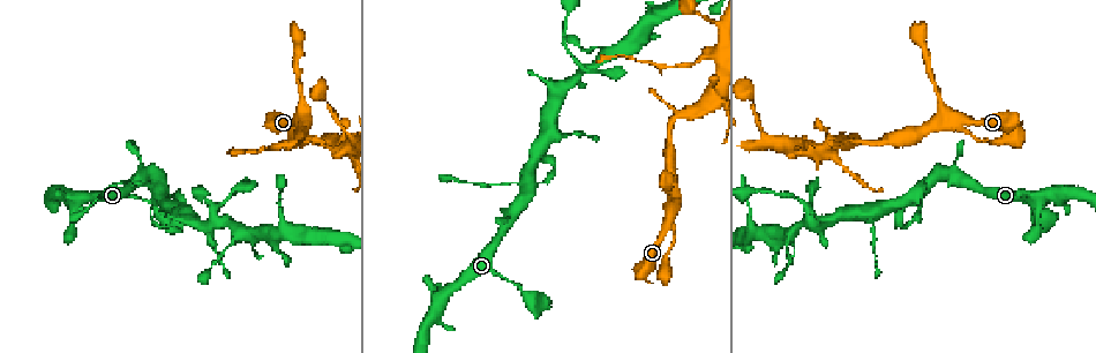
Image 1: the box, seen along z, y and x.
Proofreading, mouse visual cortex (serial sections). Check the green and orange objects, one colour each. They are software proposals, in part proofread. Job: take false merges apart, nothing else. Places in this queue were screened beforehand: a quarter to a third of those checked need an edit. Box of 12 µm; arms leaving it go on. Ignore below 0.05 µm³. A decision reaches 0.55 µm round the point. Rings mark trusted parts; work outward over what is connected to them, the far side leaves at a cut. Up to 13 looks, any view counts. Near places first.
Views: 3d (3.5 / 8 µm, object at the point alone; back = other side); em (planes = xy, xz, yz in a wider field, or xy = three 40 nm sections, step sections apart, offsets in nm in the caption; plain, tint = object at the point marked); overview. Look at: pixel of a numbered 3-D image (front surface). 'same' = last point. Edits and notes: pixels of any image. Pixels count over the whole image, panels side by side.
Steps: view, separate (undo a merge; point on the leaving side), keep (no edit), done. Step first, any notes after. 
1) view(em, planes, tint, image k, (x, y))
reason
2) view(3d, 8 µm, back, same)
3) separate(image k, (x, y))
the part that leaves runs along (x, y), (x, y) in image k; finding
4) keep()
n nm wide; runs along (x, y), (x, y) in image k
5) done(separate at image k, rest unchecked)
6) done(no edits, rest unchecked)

view(3d, 3.5 µm, image 1, (444, 297))
looks like a crossing

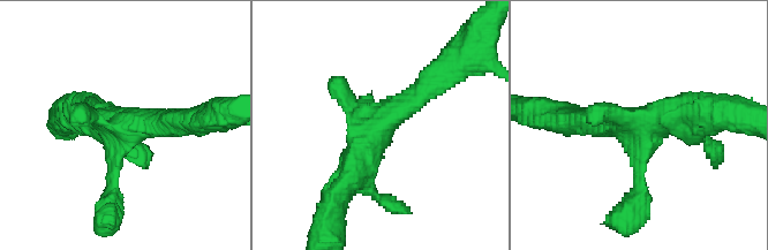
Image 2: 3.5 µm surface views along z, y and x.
view(em, xy, step 3, tint, image 2, (376, 129))
need the tissue

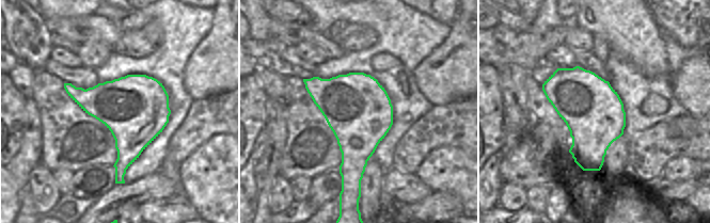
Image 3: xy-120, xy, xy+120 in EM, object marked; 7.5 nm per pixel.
keep()
runs along (436, 80), (371, 133), (340, 192) in image 2; all the same cell

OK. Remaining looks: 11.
view(3d, 3.5 µm, image 1, (529, 184))
arms part here

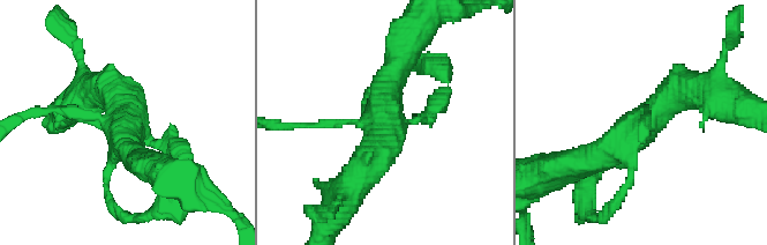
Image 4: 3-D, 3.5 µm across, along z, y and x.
view(em, xy, step 5, tint, image 4, (385, 122))
shape alone is not enough

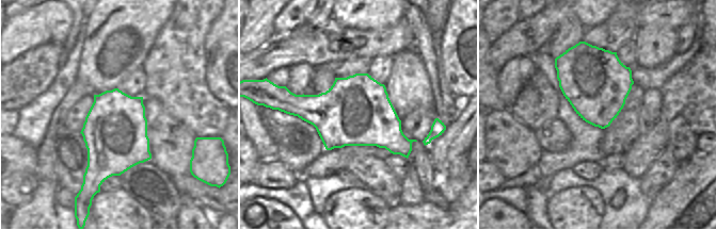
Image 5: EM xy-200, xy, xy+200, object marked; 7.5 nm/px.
keep()
one cell here

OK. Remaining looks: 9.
view(3d, 3.5 µm, image 1, (953, 119))
four-way junction

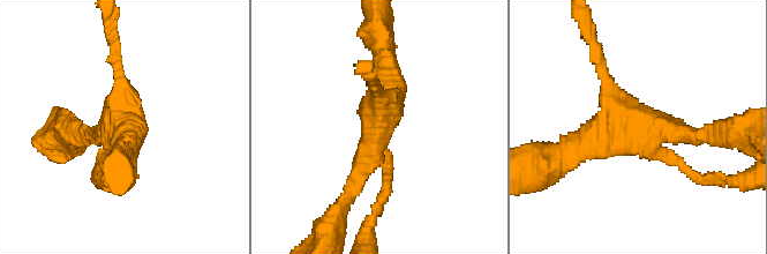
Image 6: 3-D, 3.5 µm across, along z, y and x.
view(em, xy, step 5, tint, image 6, (639, 123))
4 arms; arms of 150, 200, 250, 350 nm

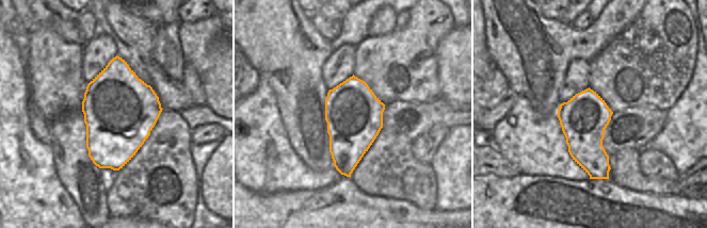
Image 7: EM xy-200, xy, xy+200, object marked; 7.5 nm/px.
keep()
one cell here

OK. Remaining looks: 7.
view(3d, 8 µm, image 1, (322, 141))
a narrow waist

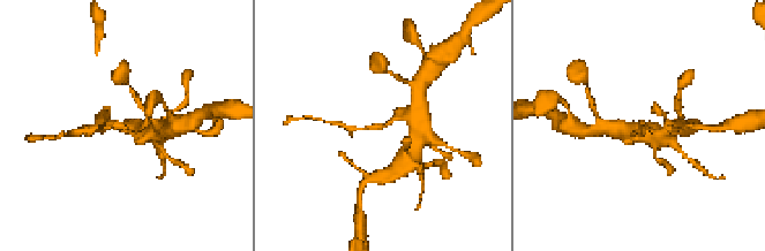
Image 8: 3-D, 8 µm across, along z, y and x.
view(em, xy, step 1, tint, image 8, (382, 126))
arms of 100, 300 nm

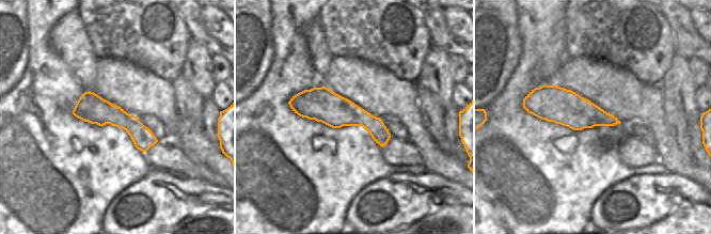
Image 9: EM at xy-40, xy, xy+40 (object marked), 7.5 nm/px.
keep()
runs along (411, 118), (351, 129) in image 8; all the same cell

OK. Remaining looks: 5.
view(3d, 3.5 µm, image 1, (582, 73))
thin arm on a thick one

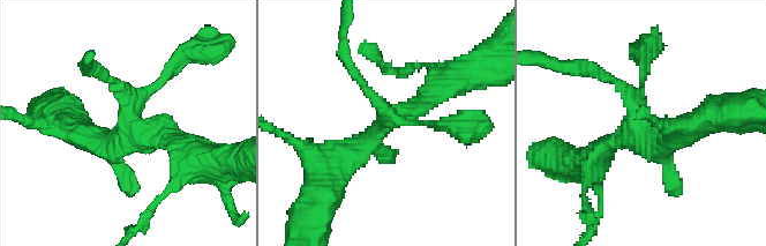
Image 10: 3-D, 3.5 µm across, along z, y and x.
view(em, planes, tint, image 10, (125, 133))
now the EM

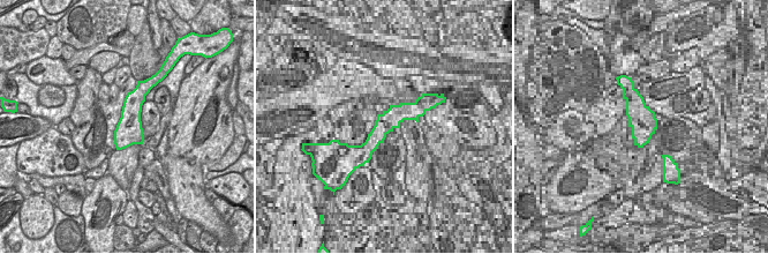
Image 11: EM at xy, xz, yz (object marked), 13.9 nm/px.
keep()
runs along (331, 171), (449, 82) in image 10; continuous, no second cell

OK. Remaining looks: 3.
done(no edits, rest unchecked)

